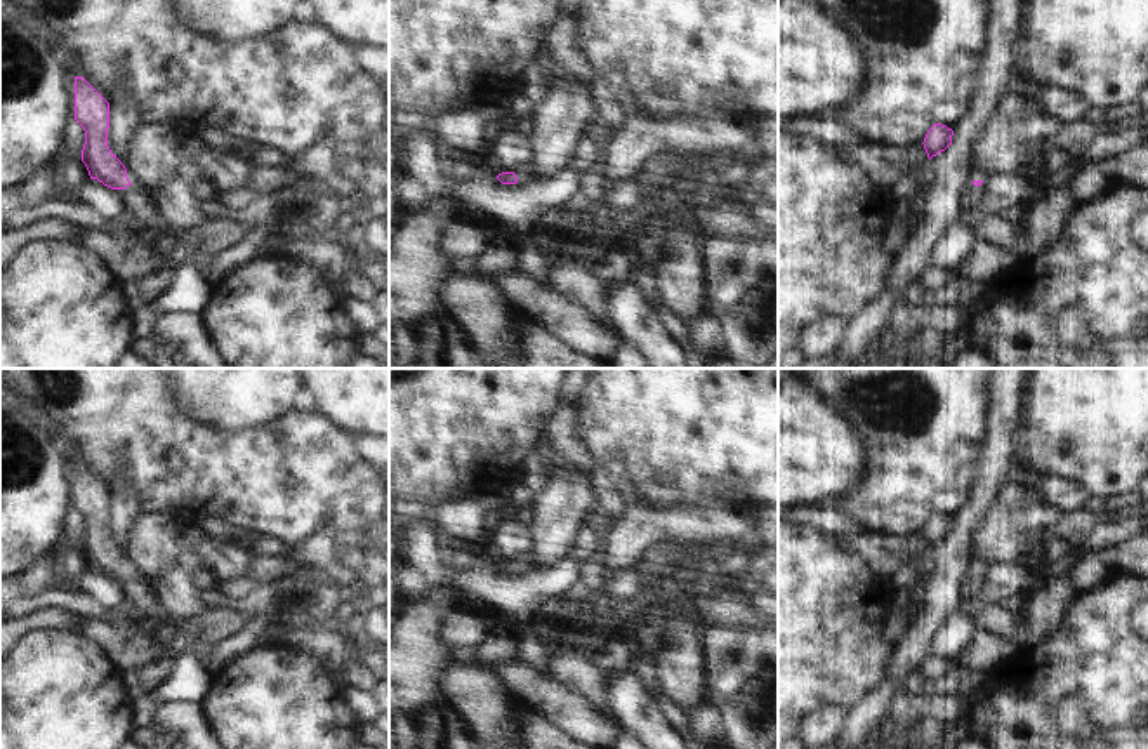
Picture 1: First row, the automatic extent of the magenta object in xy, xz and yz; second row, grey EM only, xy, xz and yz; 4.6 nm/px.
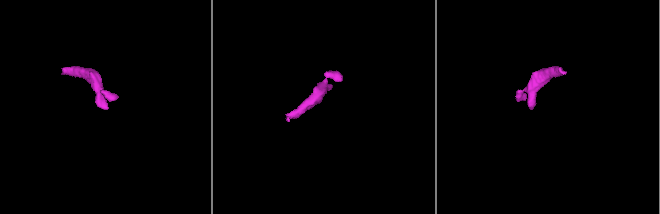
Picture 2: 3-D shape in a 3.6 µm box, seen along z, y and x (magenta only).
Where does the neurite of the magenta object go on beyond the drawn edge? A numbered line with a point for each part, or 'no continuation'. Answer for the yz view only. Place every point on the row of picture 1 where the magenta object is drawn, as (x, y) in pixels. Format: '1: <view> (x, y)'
1: yz (971, 200)

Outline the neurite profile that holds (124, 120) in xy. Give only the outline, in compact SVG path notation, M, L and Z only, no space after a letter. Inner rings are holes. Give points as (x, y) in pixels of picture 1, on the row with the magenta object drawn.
M116 89L111 96L109 104L109 129L108 146L111 153L125 165L127 141L137 130L141 120L135 106L123 90Z

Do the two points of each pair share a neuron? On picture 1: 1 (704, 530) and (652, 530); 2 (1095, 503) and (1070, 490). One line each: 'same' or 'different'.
1: same
2: different

